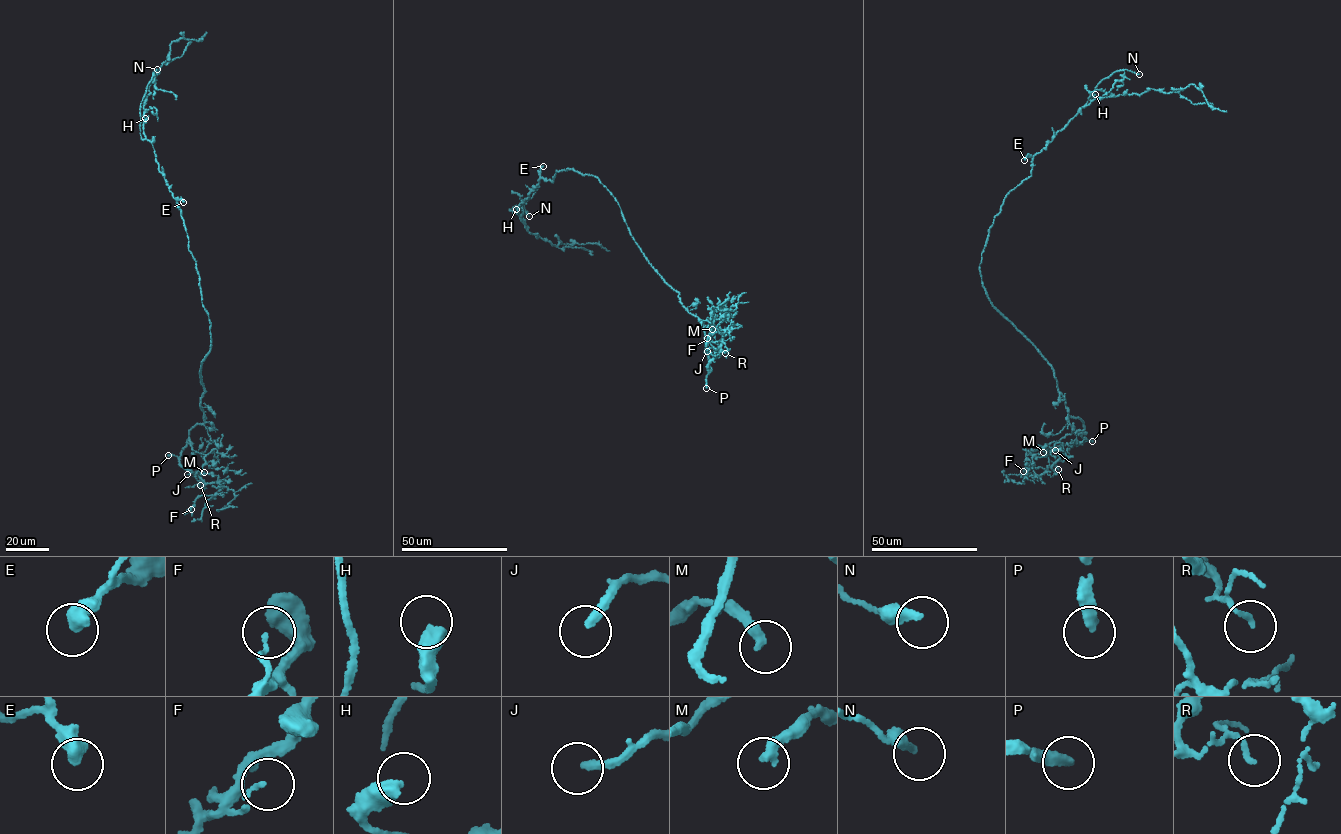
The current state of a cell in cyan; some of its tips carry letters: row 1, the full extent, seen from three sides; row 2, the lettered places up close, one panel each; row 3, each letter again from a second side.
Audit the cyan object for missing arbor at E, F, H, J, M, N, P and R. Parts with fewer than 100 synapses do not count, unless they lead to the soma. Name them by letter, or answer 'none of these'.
P

